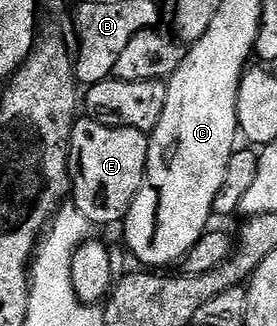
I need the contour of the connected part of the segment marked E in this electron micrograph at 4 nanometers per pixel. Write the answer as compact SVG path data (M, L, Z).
M91 118L77 119L68 153L70 200L93 226L119 225L148 174L148 136L133 128L111 128Z

